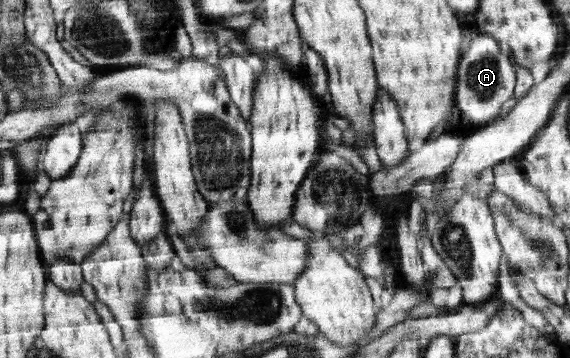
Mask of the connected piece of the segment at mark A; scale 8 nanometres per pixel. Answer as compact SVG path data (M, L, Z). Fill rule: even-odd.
M476 30L475 37L467 41L463 58L459 63L460 75L458 75L458 107L462 115L476 123L489 123L494 121L502 113L502 107L506 101L515 97L517 86L516 65L510 61L502 49L499 41L486 33Z

